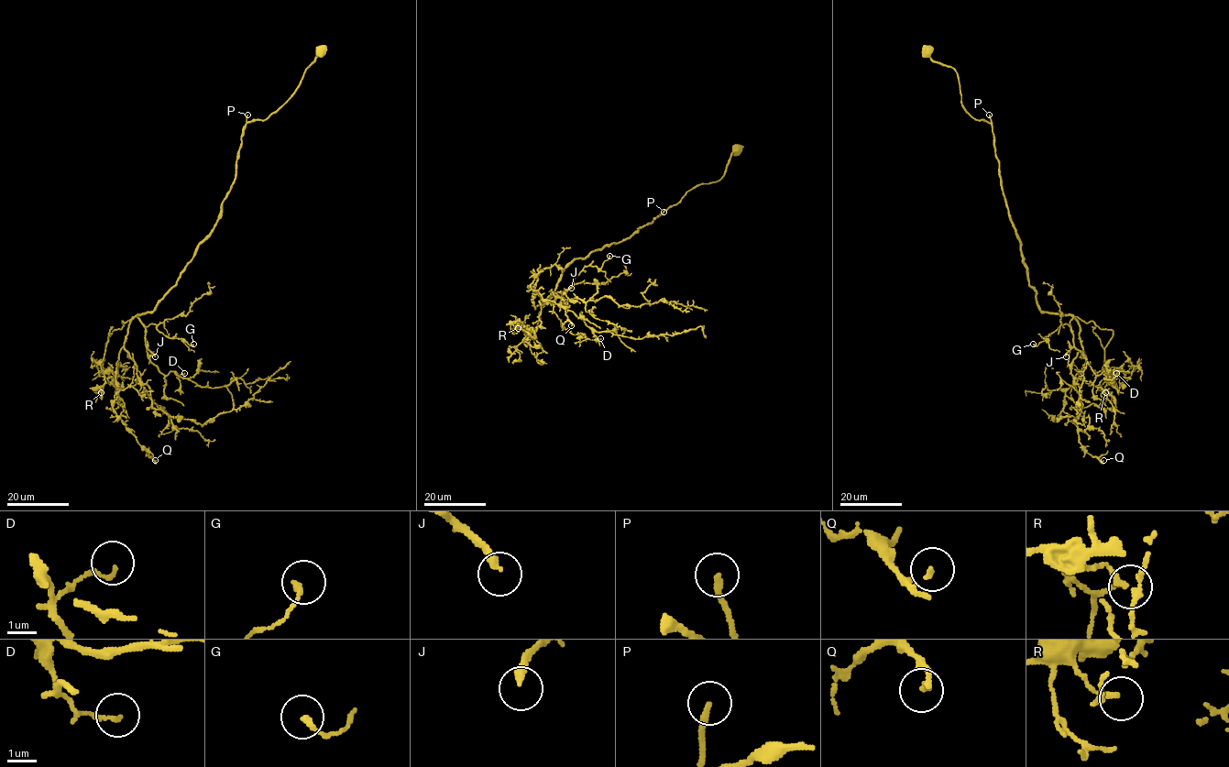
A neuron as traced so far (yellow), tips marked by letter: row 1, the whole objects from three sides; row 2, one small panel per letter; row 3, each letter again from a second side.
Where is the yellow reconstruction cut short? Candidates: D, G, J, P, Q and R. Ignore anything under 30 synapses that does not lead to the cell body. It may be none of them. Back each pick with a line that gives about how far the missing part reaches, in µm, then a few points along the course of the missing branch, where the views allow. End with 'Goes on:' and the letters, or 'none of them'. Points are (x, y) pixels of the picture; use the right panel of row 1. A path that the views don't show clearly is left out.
J: Missing length about 45 µm. Course of what is missing: (1066, 356), (1065, 369), (1076, 387), (1077, 382), (1071, 385), (1075, 380), (1080, 380), (1091, 392), (1094, 391)
P: Missing length about 200 µm
Goes on: J, P

